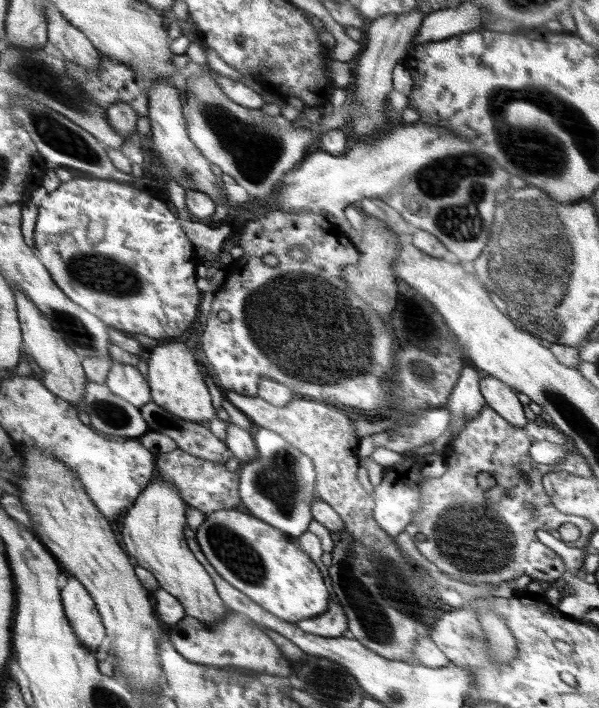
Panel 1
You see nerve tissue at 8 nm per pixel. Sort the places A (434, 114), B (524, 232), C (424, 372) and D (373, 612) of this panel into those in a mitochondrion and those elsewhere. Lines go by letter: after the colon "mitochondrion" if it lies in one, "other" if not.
A: other
B: mitochondrion
C: mitochondrion
D: mitochondrion

